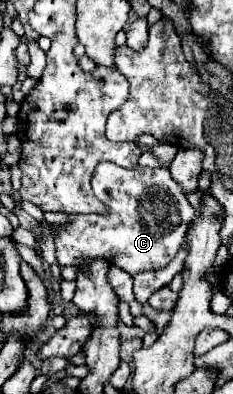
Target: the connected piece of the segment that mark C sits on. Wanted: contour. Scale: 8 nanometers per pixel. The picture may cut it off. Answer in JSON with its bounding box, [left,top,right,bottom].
[52,162,194,276]

